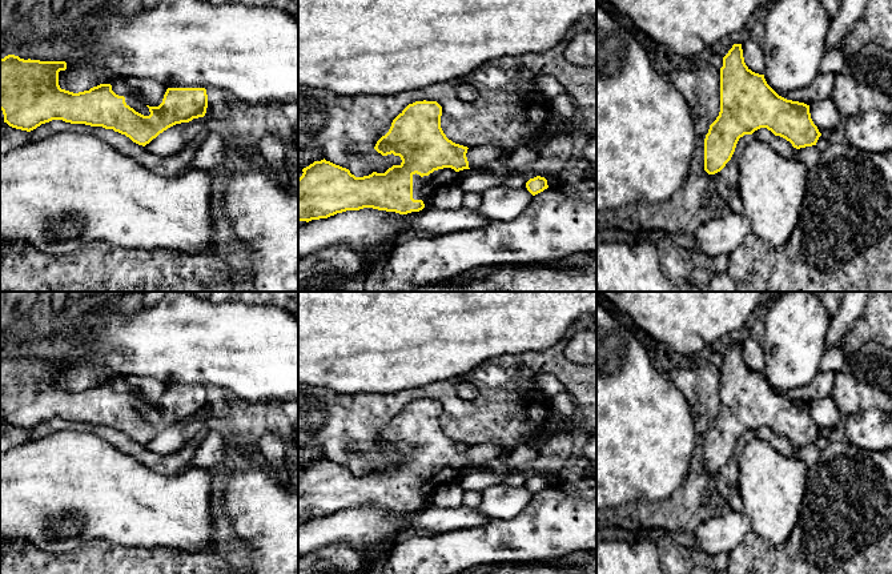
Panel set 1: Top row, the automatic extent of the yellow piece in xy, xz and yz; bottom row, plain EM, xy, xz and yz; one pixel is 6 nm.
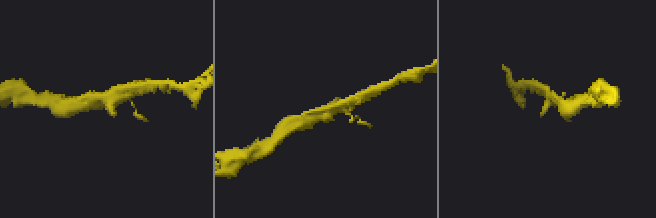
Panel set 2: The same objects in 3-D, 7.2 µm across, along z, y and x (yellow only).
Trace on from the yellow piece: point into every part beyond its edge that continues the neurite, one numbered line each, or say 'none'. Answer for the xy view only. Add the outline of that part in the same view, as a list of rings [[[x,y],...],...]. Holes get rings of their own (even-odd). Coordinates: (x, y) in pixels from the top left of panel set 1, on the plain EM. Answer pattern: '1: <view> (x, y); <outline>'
1: xy (133, 400); [[[129,392],[129,393],[125,393],[124,396],[125,396],[126,404],[133,406],[136,410],[138,410],[138,412],[141,412],[144,414],[150,413],[149,406],[146,405],[146,402],[142,401],[137,394]]]

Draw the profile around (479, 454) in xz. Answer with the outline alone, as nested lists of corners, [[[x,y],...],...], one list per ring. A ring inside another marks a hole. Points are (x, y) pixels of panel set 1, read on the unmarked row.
[[[491,443],[469,446],[467,451],[466,451],[466,455],[469,459],[469,466],[479,469],[487,461],[494,459],[494,458],[499,458],[502,451],[503,450],[501,446],[495,446]]]

